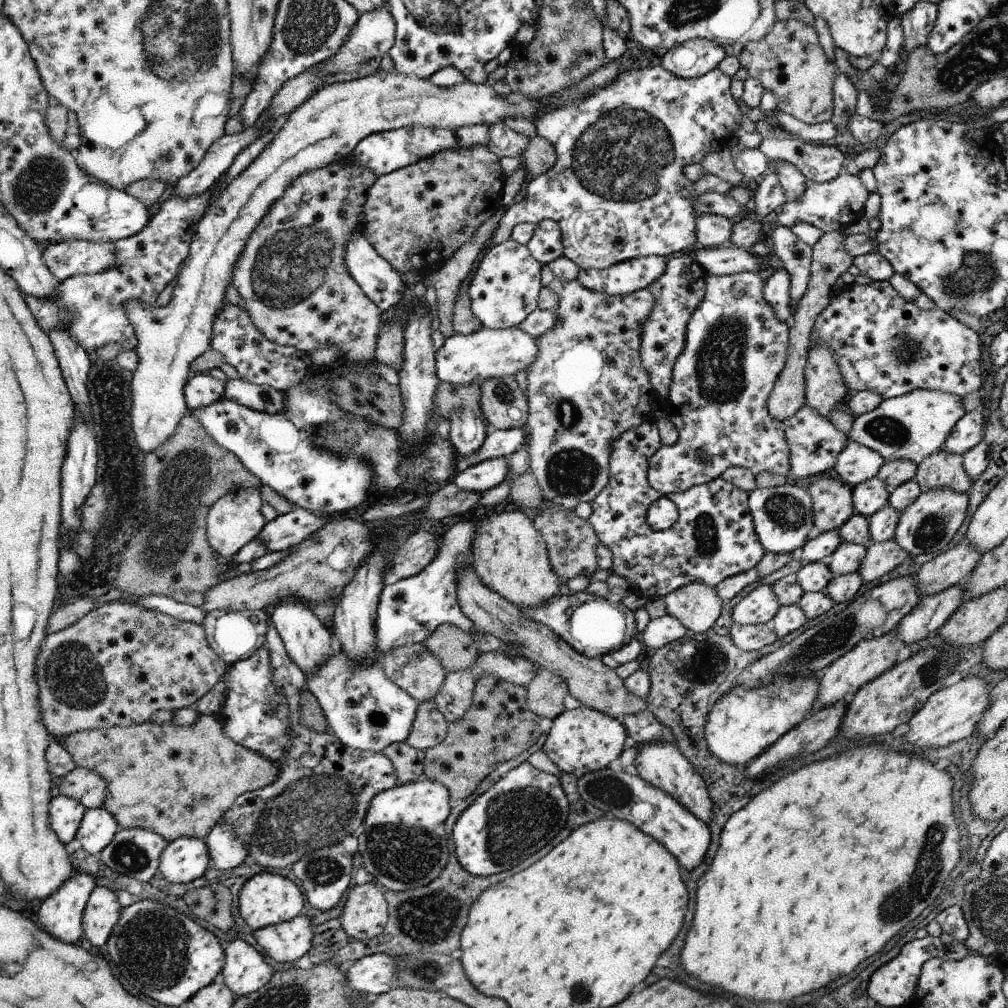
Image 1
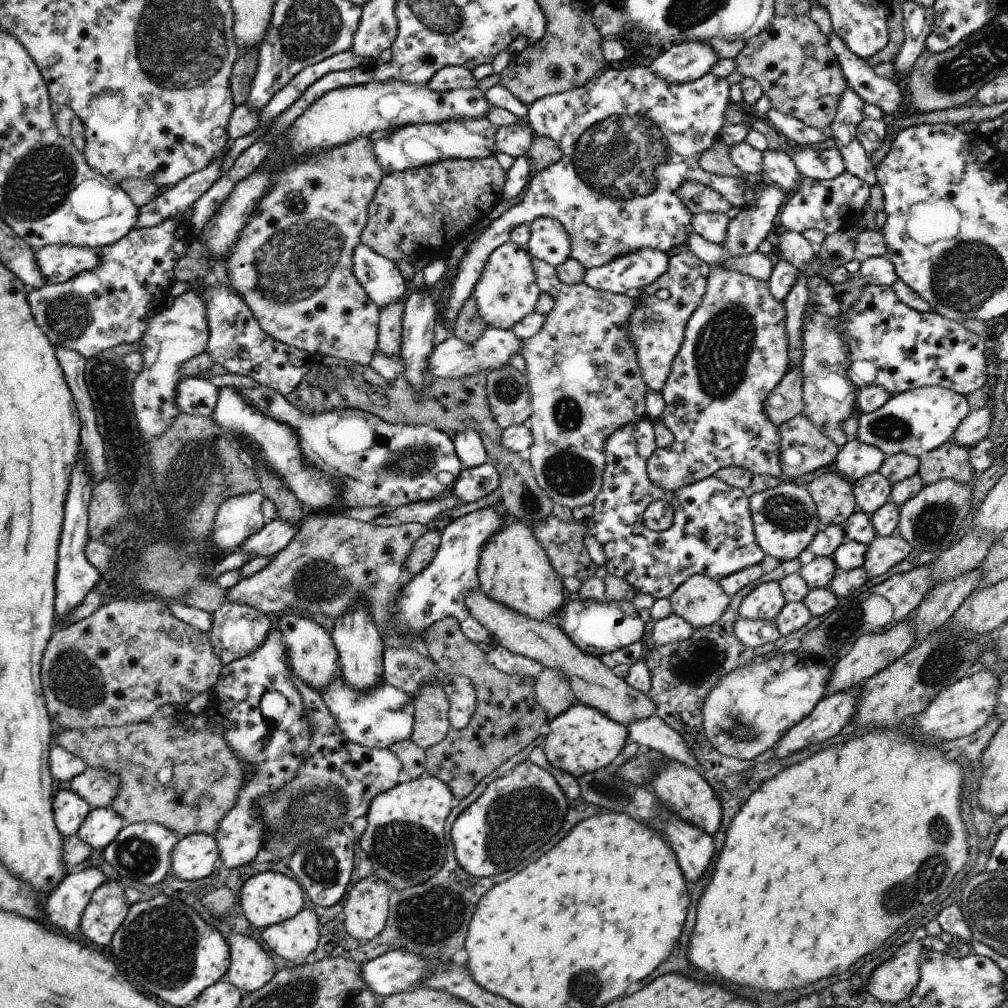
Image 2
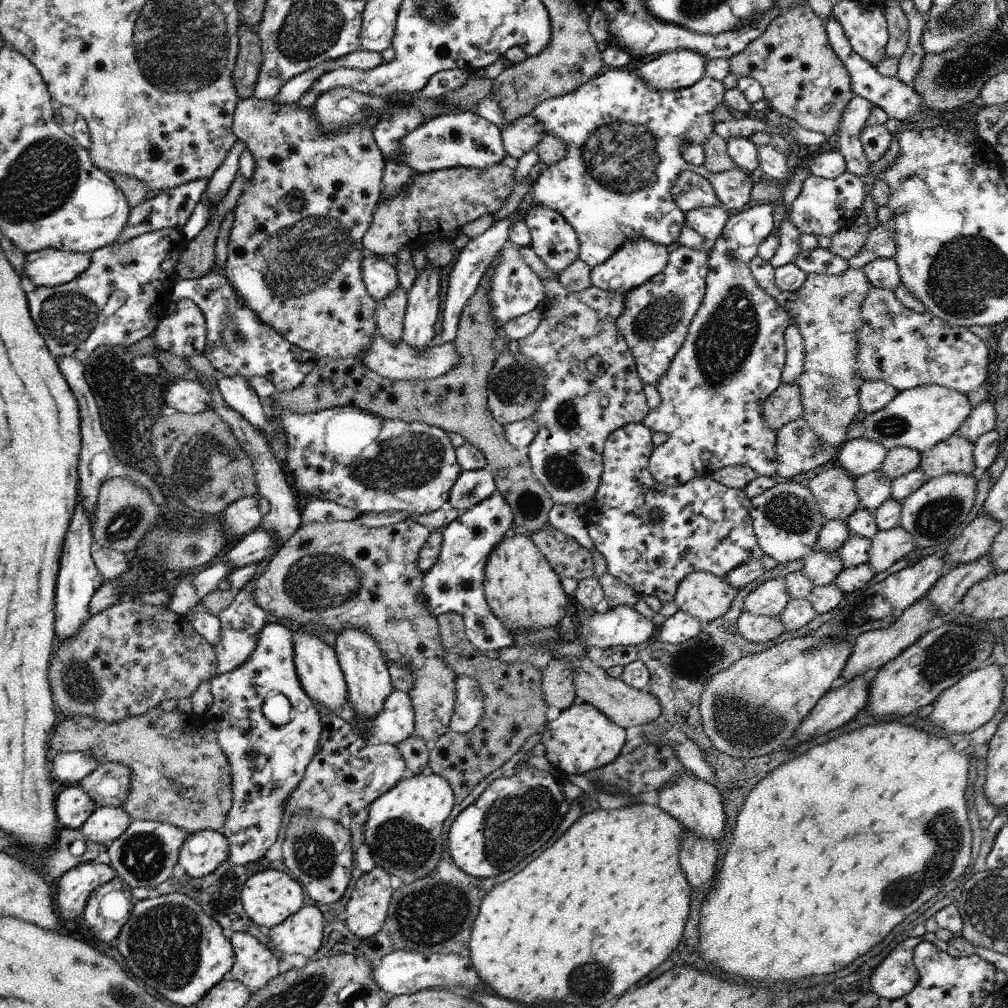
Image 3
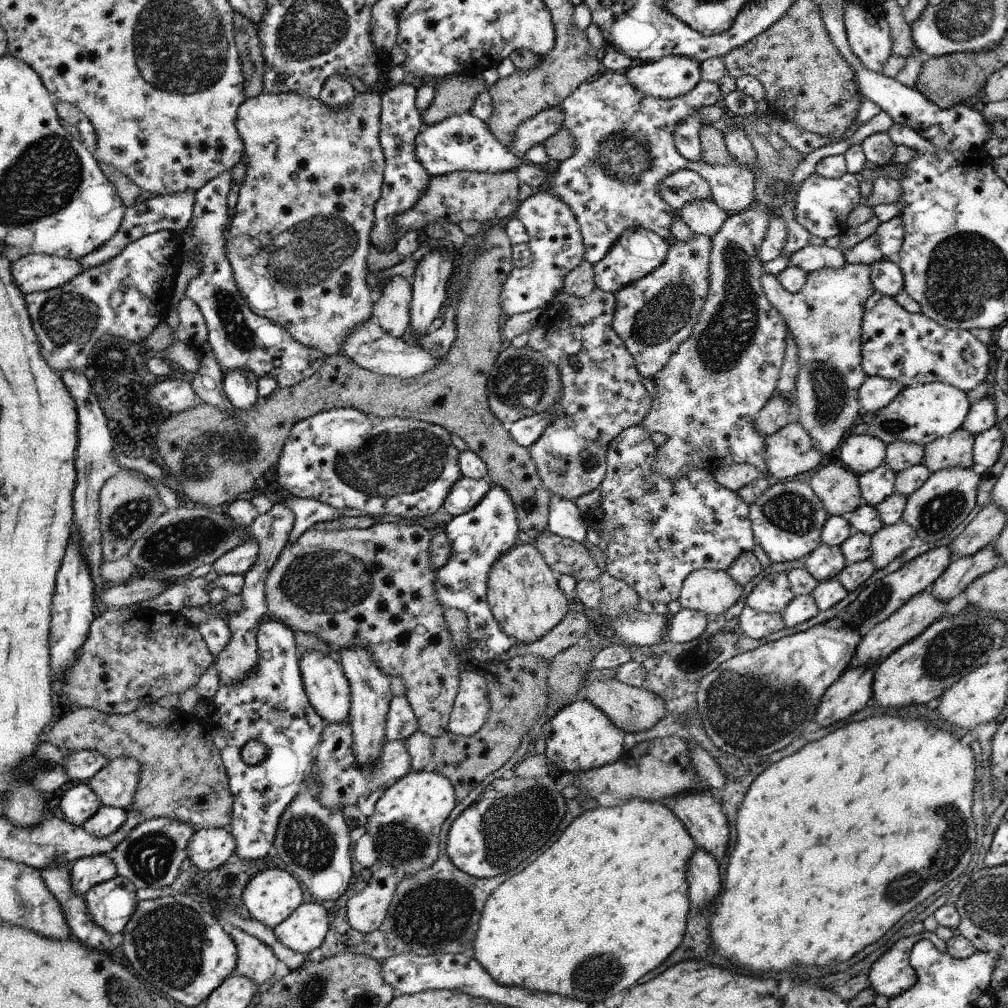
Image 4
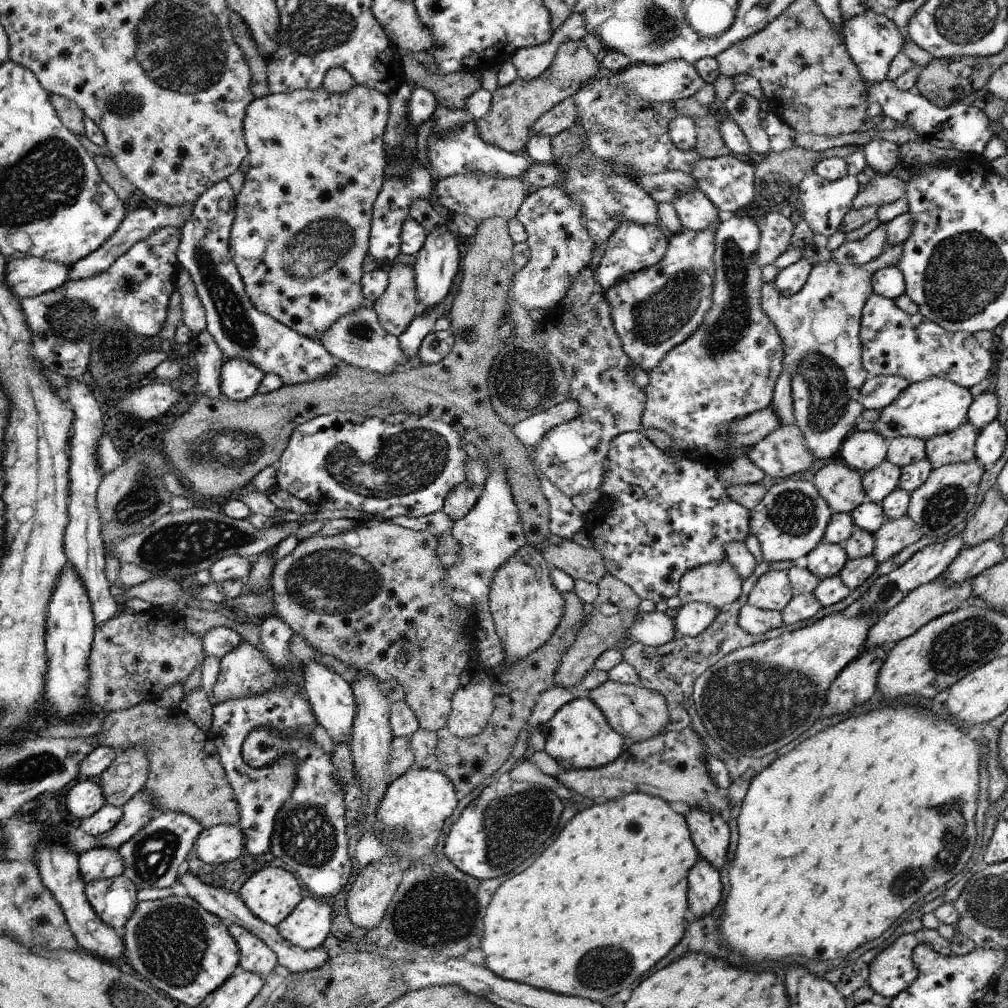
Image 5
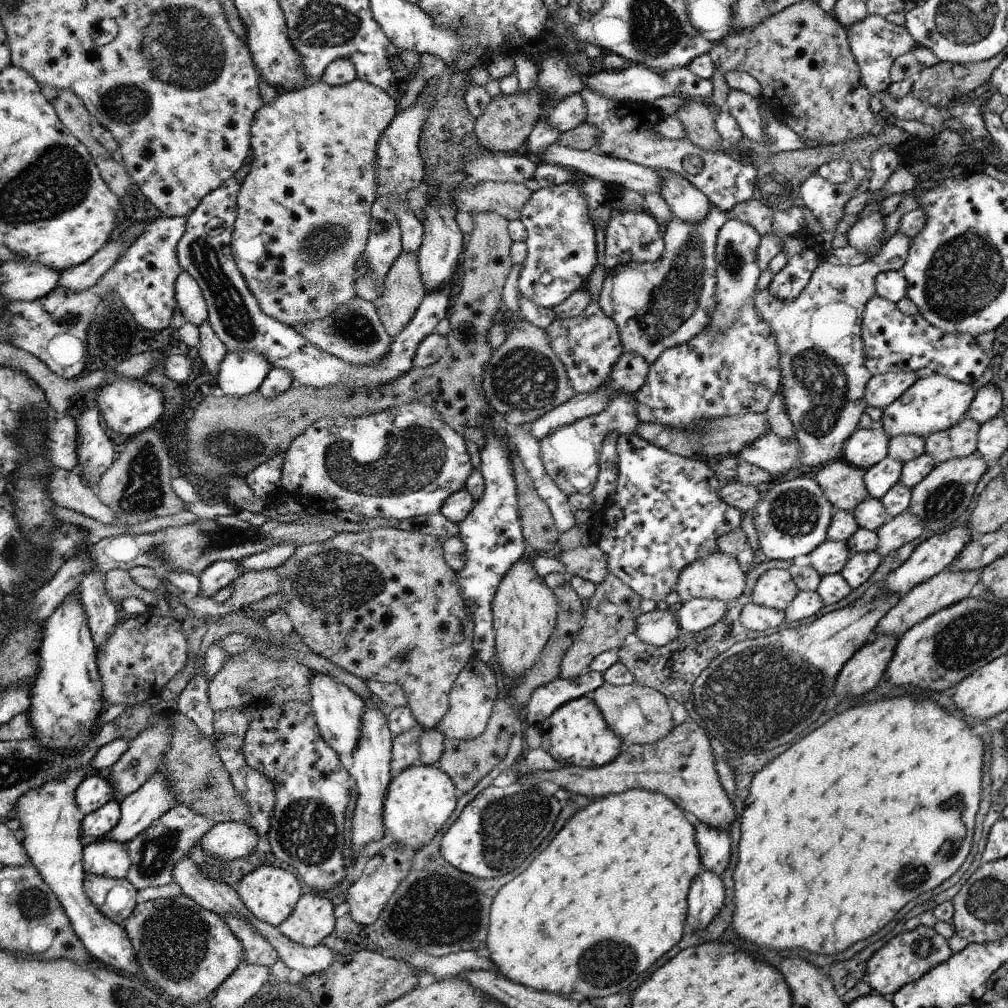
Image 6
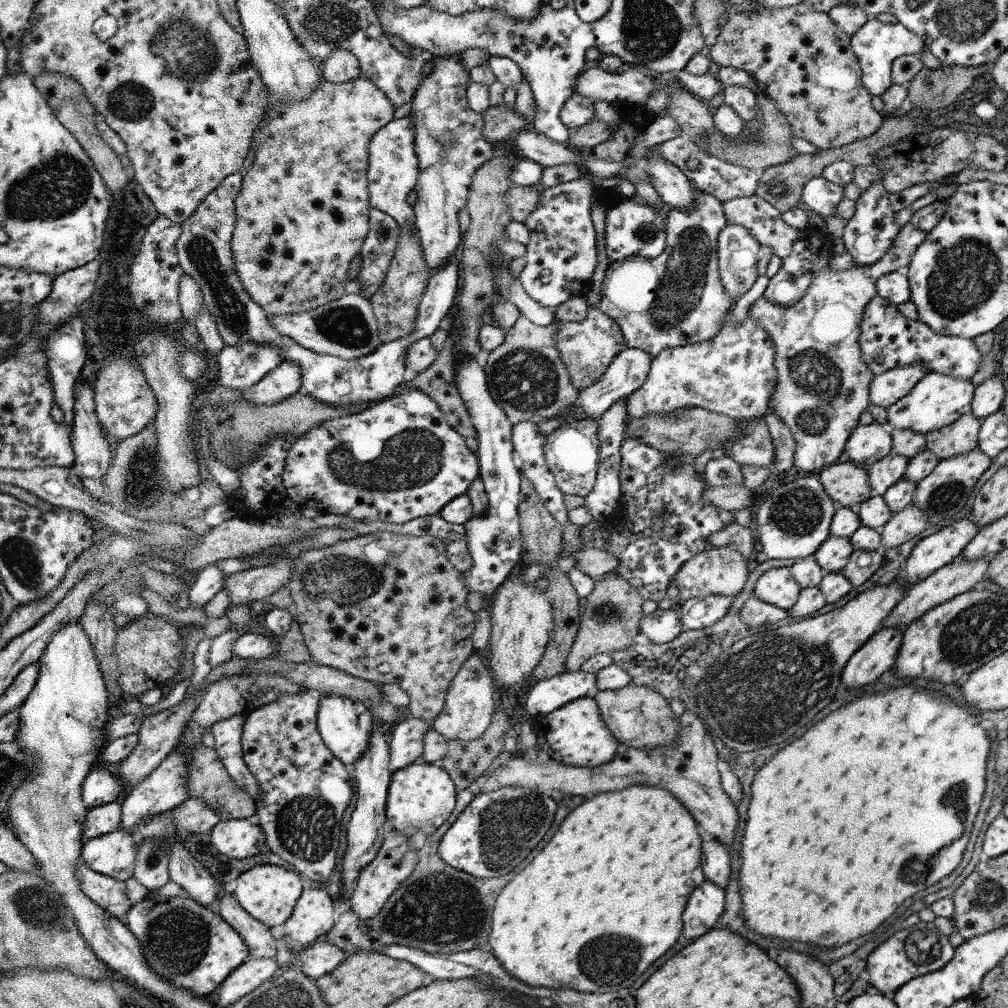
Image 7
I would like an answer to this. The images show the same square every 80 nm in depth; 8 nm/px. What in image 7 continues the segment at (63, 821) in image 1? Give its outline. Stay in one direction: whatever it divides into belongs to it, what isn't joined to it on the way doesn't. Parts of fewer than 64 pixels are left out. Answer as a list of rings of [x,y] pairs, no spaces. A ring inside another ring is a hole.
[[[102,764],[92,770],[86,783],[83,785],[83,801],[88,811],[114,801],[121,801],[122,786],[118,776],[112,772],[112,767]]]

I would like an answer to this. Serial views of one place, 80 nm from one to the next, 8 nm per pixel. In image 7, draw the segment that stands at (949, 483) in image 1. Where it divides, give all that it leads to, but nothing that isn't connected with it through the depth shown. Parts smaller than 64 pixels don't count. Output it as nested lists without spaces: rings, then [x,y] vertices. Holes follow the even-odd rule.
[[[965,412],[951,425],[925,433],[927,448],[940,460],[974,450],[978,447],[981,423],[972,412]]]

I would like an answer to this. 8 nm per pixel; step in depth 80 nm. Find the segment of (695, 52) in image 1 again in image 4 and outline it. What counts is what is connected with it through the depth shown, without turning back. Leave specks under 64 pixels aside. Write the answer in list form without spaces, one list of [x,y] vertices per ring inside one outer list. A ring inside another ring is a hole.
[[[680,55],[638,64],[624,74],[642,95],[659,99],[687,95],[701,81],[699,63]]]

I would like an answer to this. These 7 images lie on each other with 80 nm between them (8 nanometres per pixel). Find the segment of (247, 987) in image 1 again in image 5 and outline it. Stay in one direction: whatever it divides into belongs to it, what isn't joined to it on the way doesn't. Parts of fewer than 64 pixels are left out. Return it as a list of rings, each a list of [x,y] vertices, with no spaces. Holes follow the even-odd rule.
[[[237,924],[230,925],[231,934],[240,947],[240,966],[248,972],[266,976],[276,966],[276,953],[263,939]]]

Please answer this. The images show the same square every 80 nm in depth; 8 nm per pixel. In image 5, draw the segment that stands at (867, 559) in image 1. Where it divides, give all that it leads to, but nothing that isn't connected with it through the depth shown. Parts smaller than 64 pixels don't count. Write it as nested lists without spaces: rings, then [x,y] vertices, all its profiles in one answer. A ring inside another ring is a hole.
[[[907,514],[896,520],[887,520],[873,535],[873,555],[879,563],[887,561],[892,555],[915,543],[922,535],[918,525]]]

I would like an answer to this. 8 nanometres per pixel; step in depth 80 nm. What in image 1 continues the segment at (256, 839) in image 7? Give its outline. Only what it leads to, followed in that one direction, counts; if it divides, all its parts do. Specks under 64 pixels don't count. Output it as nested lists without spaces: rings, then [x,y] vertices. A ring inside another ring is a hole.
[[[180,837],[161,852],[158,875],[174,883],[189,883],[202,878],[211,866],[205,839]]]

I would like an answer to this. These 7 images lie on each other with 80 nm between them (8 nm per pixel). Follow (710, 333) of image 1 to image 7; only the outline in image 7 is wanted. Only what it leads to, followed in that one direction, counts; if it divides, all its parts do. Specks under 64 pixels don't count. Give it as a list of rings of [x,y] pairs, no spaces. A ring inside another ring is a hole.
[[[727,225],[717,238],[719,273],[725,291],[736,303],[758,278],[761,244],[742,225]],[[747,315],[741,326],[732,326],[725,320],[720,332],[710,341],[686,347],[672,347],[659,352],[652,358],[644,384],[625,398],[628,416],[642,418],[658,413],[668,415],[669,412],[682,412],[687,407],[700,406],[734,419],[762,420],[769,410],[769,400],[776,386],[777,374],[773,365],[775,346],[770,335]]]

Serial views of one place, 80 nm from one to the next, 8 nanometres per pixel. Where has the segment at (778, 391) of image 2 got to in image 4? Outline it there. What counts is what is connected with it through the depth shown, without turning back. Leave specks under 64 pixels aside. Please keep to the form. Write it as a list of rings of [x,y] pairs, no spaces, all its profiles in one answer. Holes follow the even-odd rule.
[[[778,391],[775,395],[758,411],[755,421],[755,429],[759,435],[767,437],[780,430],[786,423],[790,422],[789,414],[794,405],[788,403]]]

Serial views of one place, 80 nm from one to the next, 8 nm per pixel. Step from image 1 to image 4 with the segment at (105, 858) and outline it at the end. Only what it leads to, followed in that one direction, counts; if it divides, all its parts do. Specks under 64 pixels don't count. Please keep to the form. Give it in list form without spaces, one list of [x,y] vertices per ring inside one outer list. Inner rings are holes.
[[[144,818],[110,856],[117,864],[118,874],[129,878],[137,889],[170,886],[188,862],[187,844],[195,832],[191,824],[178,819]]]

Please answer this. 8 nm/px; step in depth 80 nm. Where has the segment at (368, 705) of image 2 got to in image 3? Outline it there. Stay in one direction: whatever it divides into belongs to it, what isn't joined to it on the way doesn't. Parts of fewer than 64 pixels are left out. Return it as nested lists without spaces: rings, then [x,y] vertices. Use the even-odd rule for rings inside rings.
[[[394,690],[391,696],[387,698],[382,712],[379,712],[372,719],[366,719],[364,716],[358,719],[355,714],[355,720],[353,731],[358,733],[366,742],[376,745],[382,743],[397,745],[415,734],[415,712],[409,693]]]

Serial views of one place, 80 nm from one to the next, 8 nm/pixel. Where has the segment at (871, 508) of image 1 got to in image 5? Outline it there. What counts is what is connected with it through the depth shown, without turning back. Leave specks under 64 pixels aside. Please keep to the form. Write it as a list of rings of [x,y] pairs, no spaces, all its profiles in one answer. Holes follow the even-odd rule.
[[[886,458],[874,468],[863,472],[862,475],[867,500],[880,503],[899,486],[901,468]]]

